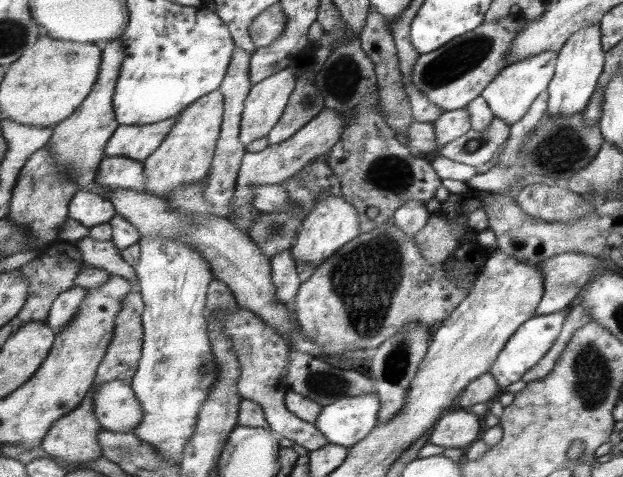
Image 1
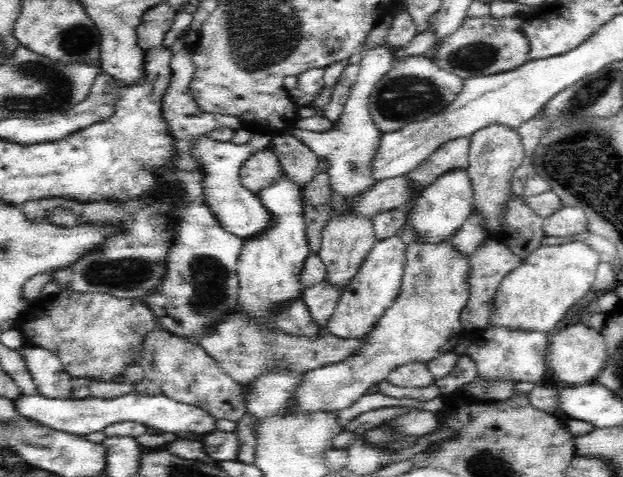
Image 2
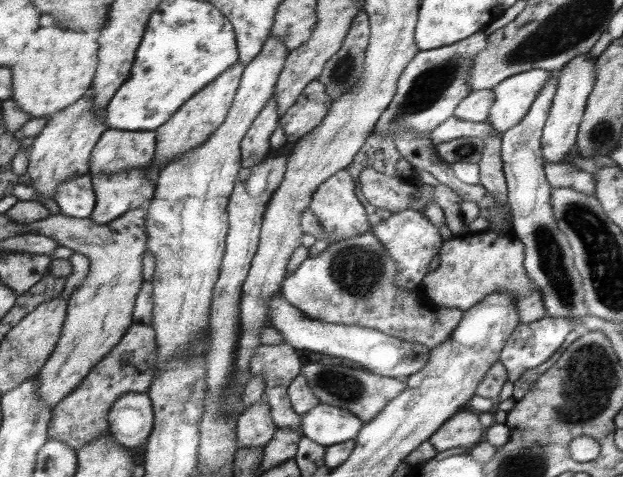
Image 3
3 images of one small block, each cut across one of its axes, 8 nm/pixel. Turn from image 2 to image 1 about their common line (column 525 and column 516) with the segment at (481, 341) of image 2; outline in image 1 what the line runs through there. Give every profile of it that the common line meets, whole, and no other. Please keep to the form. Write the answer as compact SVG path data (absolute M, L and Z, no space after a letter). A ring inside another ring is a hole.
M563 310L559 313L547 314L538 316L527 320L523 323L513 337L510 338L510 341L507 342L507 346L503 348L502 353L499 354L498 360L494 362L494 365L491 367L491 373L495 376L495 379L498 379L498 383L501 388L504 389L509 385L512 385L514 382L521 381L523 374L533 368L535 364L539 364L545 354L553 348L553 344L557 342L565 322L567 322L567 316L569 312Z

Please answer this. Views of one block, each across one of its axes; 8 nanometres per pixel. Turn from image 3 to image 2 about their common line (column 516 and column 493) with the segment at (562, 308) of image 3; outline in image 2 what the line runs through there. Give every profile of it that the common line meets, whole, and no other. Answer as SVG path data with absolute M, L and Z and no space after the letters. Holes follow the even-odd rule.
M488 126L470 136L470 166L467 169L474 187L473 206L488 217L488 238L499 238L503 206L510 196L512 174L524 164L524 149L518 132L505 126Z

